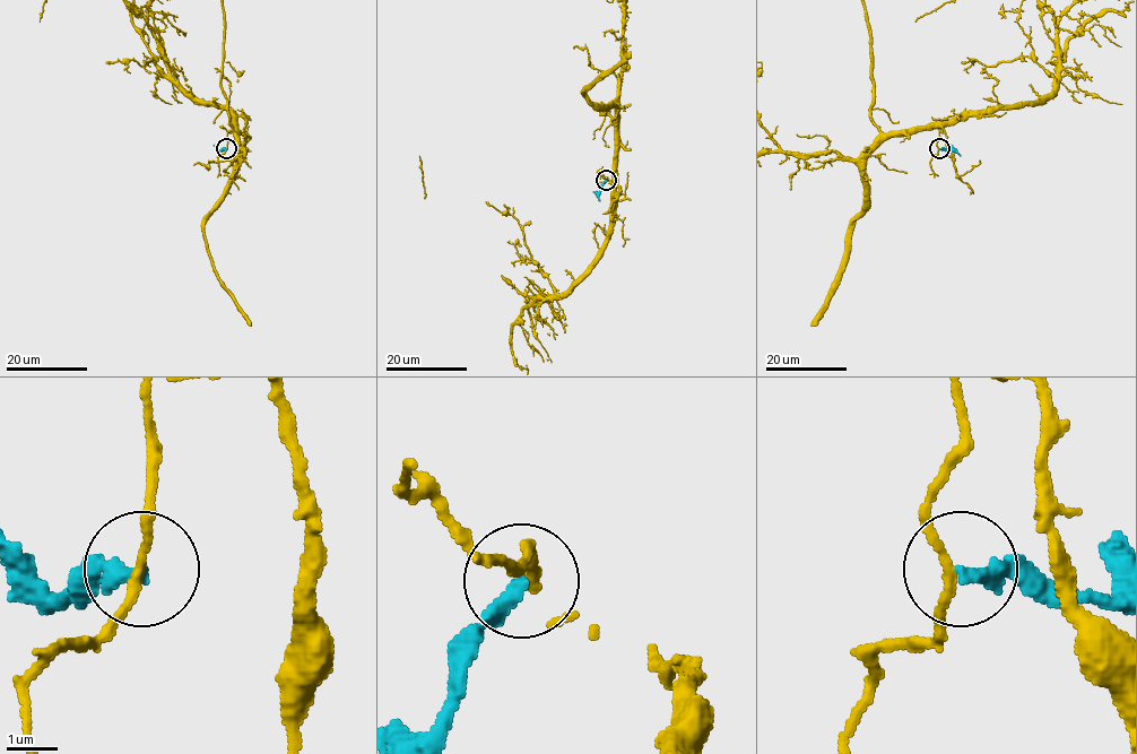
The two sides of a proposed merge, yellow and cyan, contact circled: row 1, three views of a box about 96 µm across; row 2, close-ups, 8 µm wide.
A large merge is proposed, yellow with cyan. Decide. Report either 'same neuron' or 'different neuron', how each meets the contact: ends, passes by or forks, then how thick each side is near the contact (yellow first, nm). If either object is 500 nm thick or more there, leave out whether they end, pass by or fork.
different neuron; yellow passes by; cyan ends there; 180 nm thick on the yellow side, 320 nm on the other

